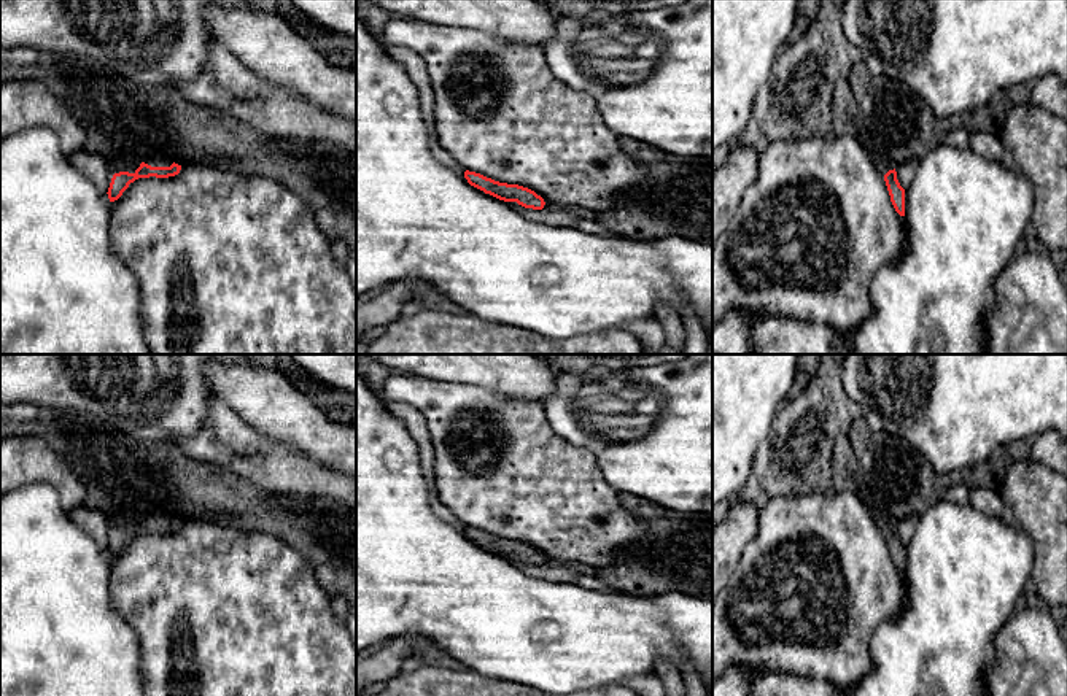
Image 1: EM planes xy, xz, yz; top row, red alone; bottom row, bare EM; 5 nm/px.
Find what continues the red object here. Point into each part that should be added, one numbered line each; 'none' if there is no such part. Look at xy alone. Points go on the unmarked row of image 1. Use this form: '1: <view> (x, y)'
1: xy (123, 518)

